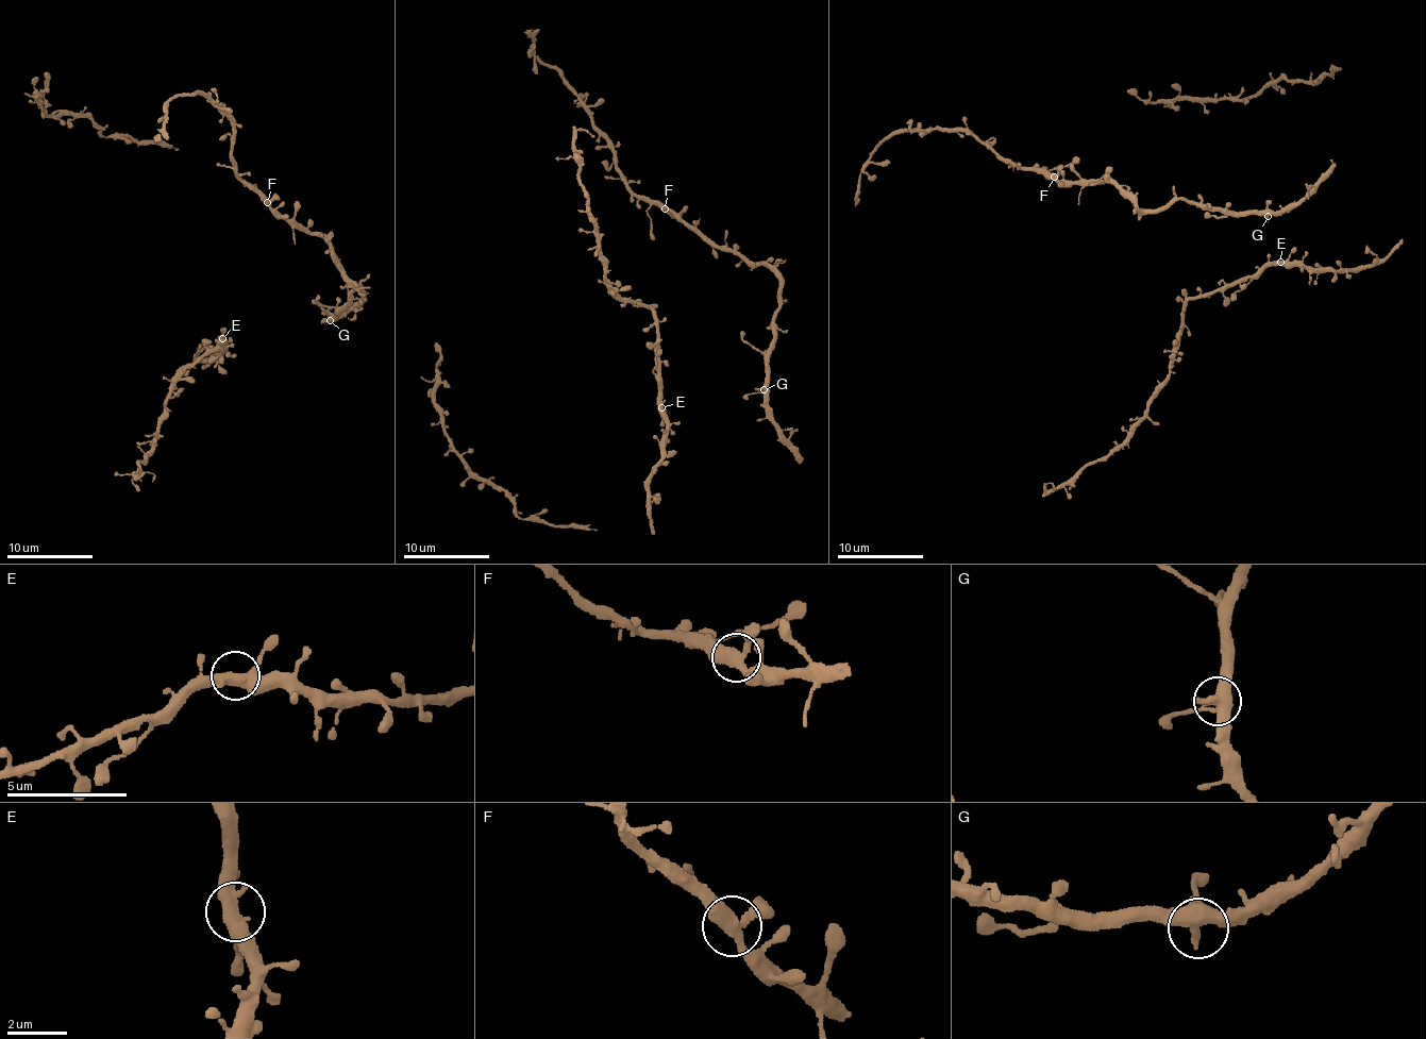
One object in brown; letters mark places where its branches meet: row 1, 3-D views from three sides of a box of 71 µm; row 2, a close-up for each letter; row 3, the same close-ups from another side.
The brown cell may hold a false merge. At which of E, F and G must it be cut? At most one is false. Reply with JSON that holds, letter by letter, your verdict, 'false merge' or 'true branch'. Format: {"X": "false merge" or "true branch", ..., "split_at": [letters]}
{"E": "true branch", "F": "true branch", "G": "true branch", "split_at": []}

